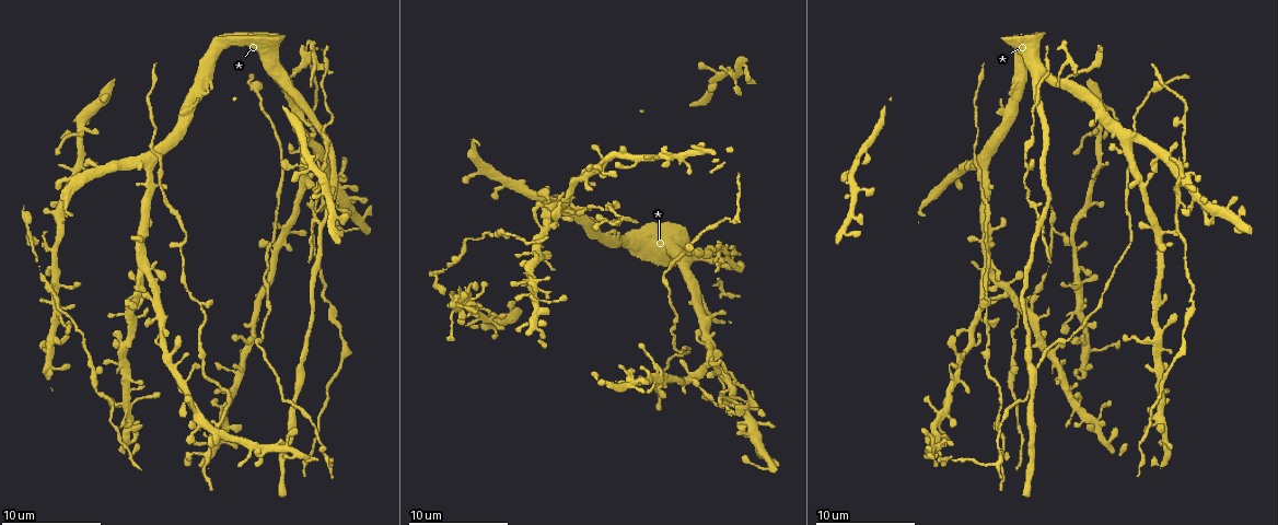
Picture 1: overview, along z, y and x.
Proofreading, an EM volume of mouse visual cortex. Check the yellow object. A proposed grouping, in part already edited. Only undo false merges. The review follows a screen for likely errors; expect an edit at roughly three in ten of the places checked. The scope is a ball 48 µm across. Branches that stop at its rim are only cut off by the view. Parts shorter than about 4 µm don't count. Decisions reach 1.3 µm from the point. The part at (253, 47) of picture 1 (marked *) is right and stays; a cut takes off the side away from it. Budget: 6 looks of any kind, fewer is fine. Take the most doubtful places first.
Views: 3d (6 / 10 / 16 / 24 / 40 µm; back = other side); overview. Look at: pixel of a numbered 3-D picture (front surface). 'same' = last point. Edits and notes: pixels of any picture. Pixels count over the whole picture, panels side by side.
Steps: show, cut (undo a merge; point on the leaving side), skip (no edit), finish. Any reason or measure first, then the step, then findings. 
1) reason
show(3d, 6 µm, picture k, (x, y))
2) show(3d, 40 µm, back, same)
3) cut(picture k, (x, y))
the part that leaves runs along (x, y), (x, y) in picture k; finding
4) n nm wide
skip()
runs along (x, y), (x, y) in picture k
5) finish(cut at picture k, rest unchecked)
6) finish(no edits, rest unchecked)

arms part here
show(3d, 10 µm, picture 1, (92, 368))

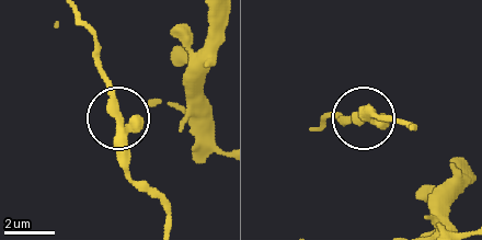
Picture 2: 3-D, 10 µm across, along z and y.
skip()
continuous, no second neuron

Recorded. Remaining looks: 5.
four or more arms meet
show(3d, 10 µm, picture 1, (321, 223))

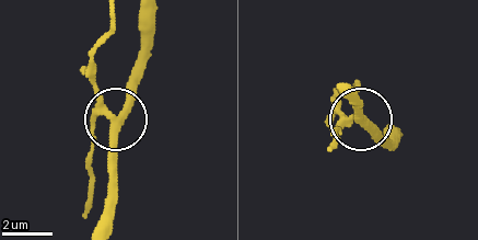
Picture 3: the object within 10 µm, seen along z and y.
320 nm wide
cut(picture 3, (92, 143))
the part that leaves runs along (111, 117), (93, 76), (93, 50), (112, 19) in picture 3; two neurons meet here

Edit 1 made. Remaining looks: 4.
show(3d, 16 µm, picture 1, (698, 287))

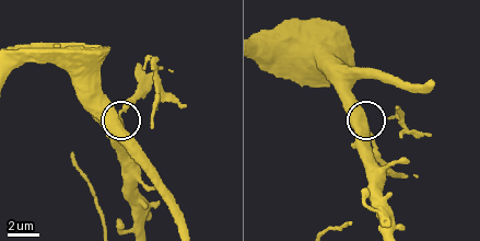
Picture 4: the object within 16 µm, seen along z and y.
from behind
show(3d, 16 µm, back, same)

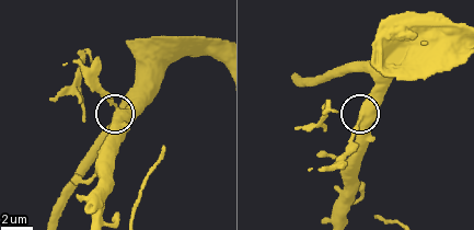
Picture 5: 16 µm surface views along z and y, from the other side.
cut(picture 5, (106, 100))
two neurons meet here

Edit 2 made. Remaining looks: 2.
finish(cut at picture 3, cut at picture 5, rest unchecked)

